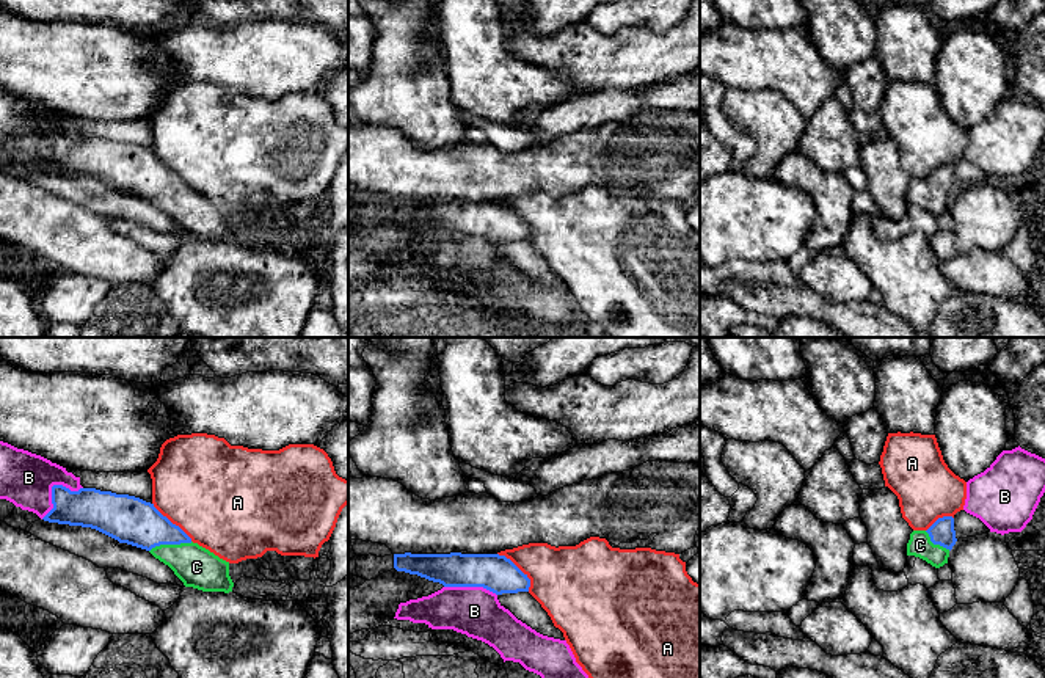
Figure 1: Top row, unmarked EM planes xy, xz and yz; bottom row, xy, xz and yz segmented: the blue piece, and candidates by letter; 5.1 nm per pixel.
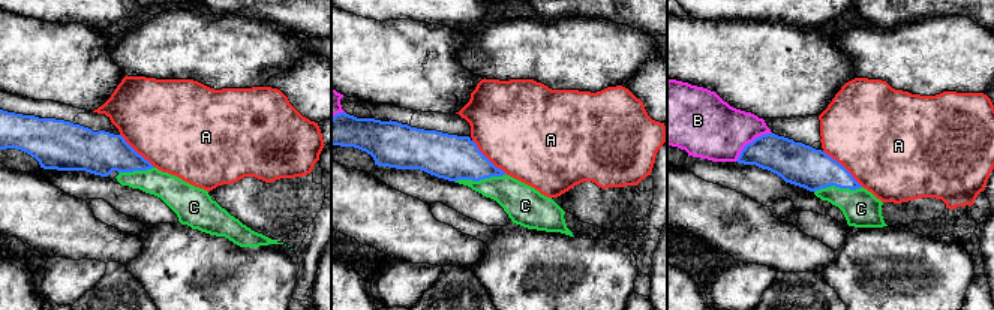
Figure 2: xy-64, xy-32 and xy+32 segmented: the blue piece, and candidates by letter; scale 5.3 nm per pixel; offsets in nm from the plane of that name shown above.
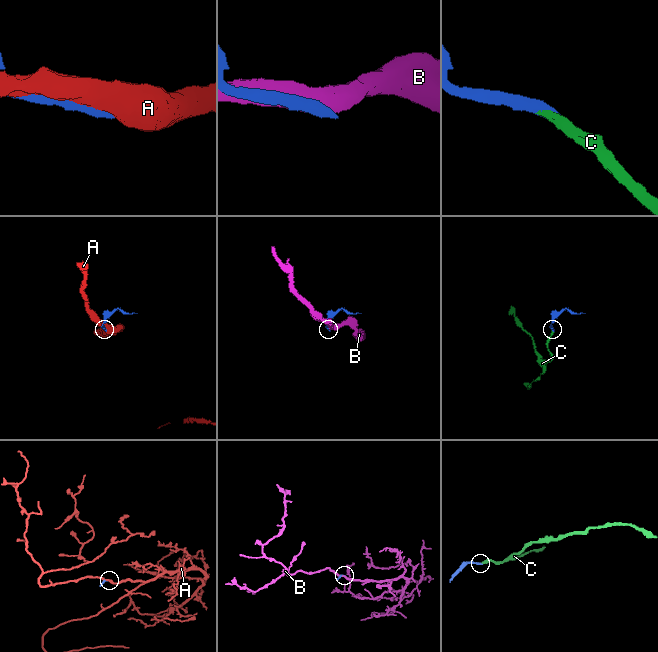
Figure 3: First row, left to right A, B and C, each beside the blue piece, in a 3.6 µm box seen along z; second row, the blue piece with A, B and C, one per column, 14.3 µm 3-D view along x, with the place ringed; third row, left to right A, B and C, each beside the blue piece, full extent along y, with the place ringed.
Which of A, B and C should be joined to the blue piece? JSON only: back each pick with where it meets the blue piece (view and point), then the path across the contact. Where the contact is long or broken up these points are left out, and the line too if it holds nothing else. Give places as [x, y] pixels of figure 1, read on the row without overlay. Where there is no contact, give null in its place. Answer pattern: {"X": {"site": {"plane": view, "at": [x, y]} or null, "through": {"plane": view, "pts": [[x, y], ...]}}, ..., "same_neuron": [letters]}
{"C": {"site": {"plane": "xy", "at": [170, 192]}, "through": {"plane": "xy", "pts": [[131, 168], [170, 192], [196, 215]]}}, "same_neuron": ["C"]}

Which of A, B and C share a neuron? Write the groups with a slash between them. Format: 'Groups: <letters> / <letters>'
Groups: A / B / C

